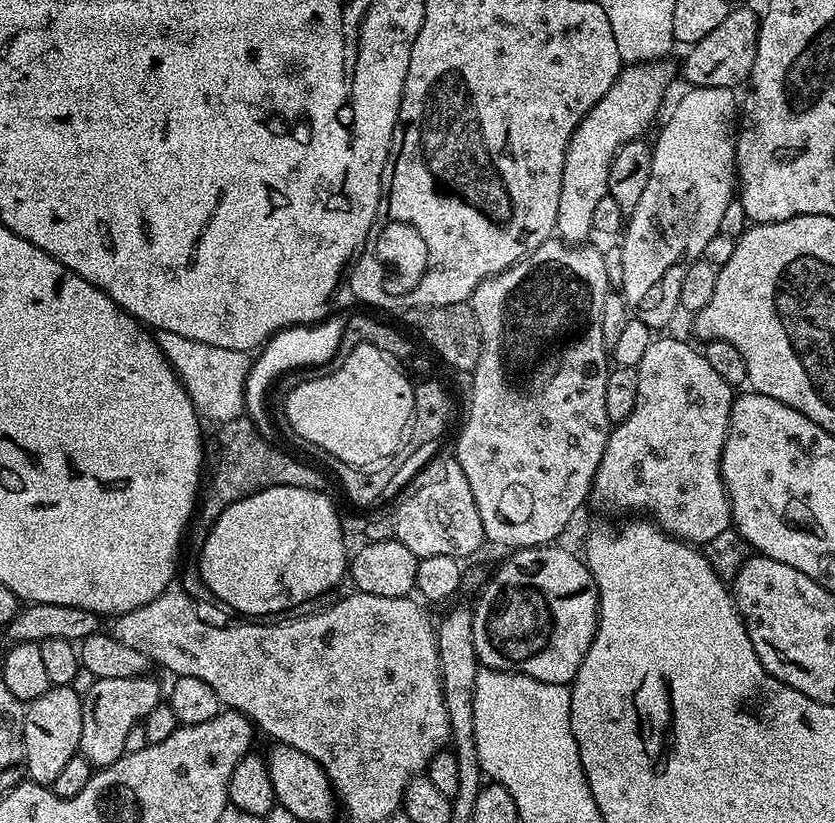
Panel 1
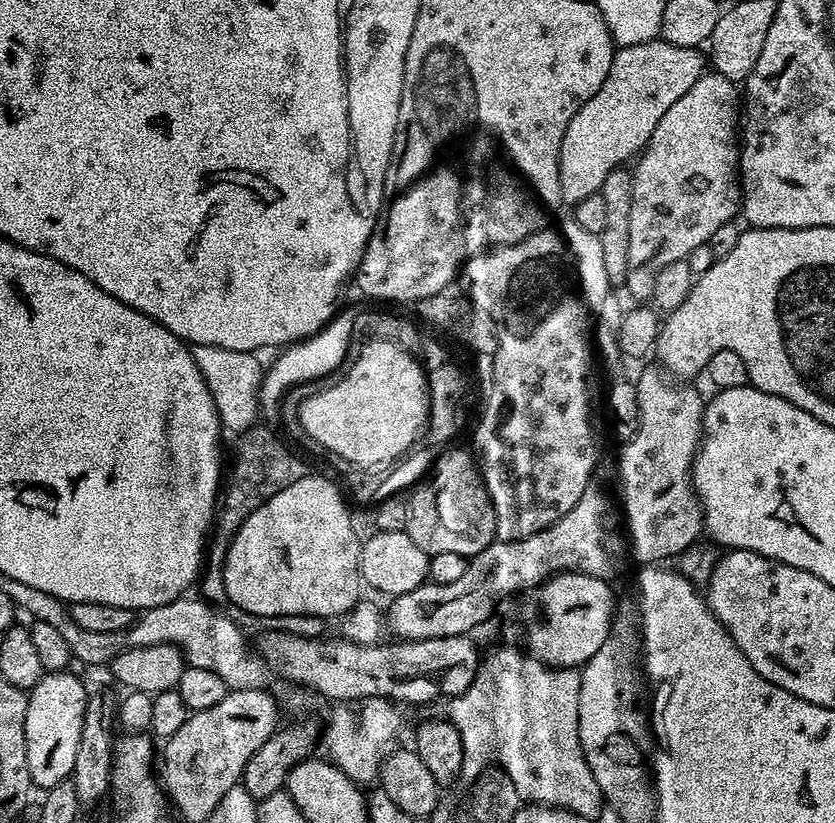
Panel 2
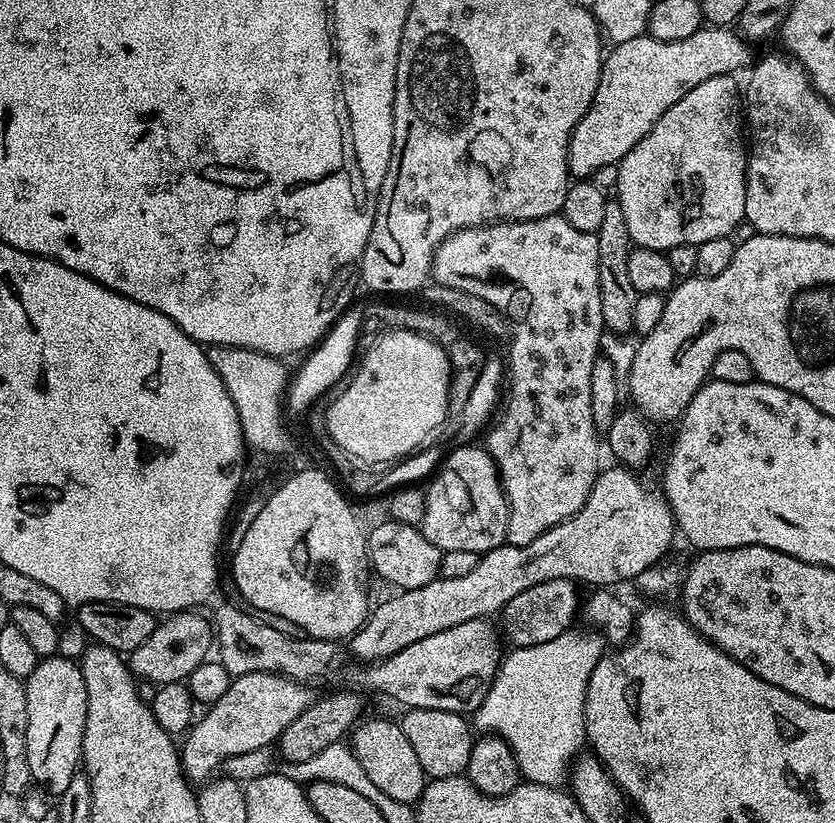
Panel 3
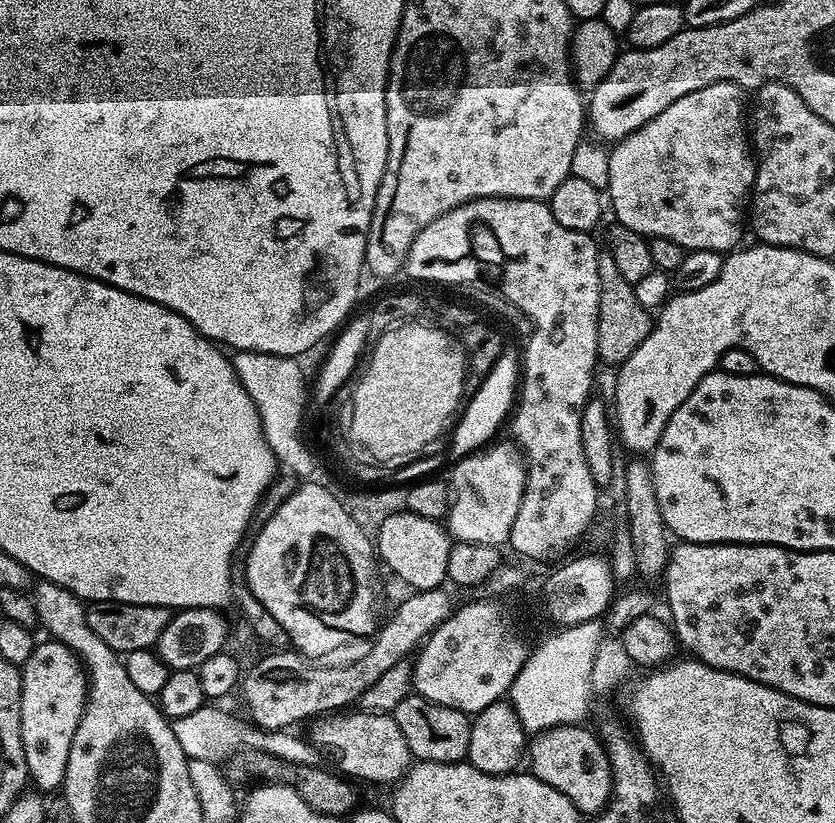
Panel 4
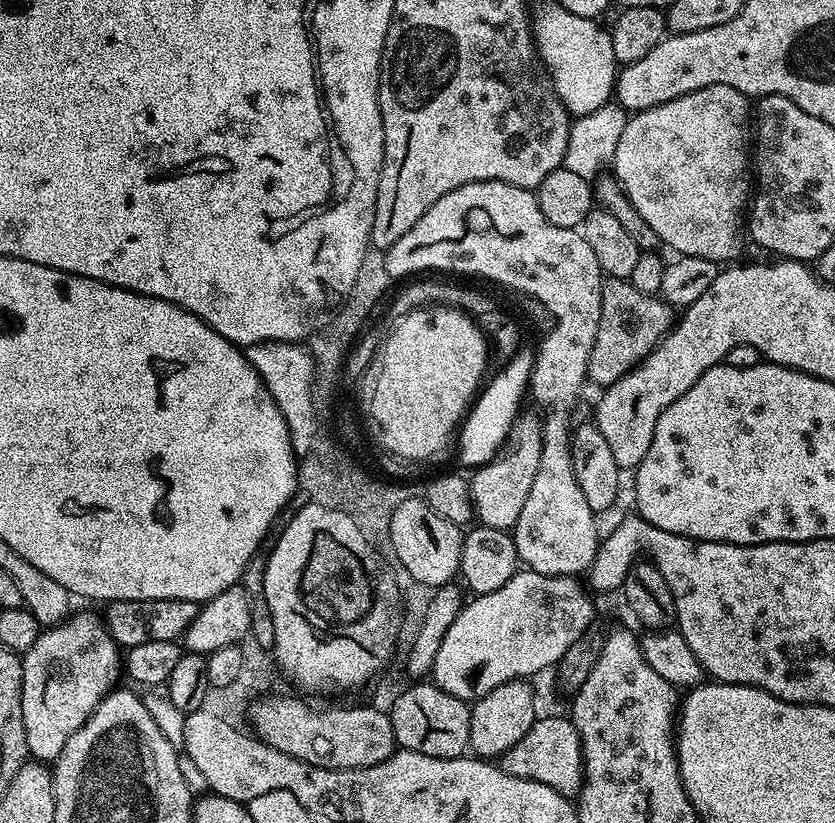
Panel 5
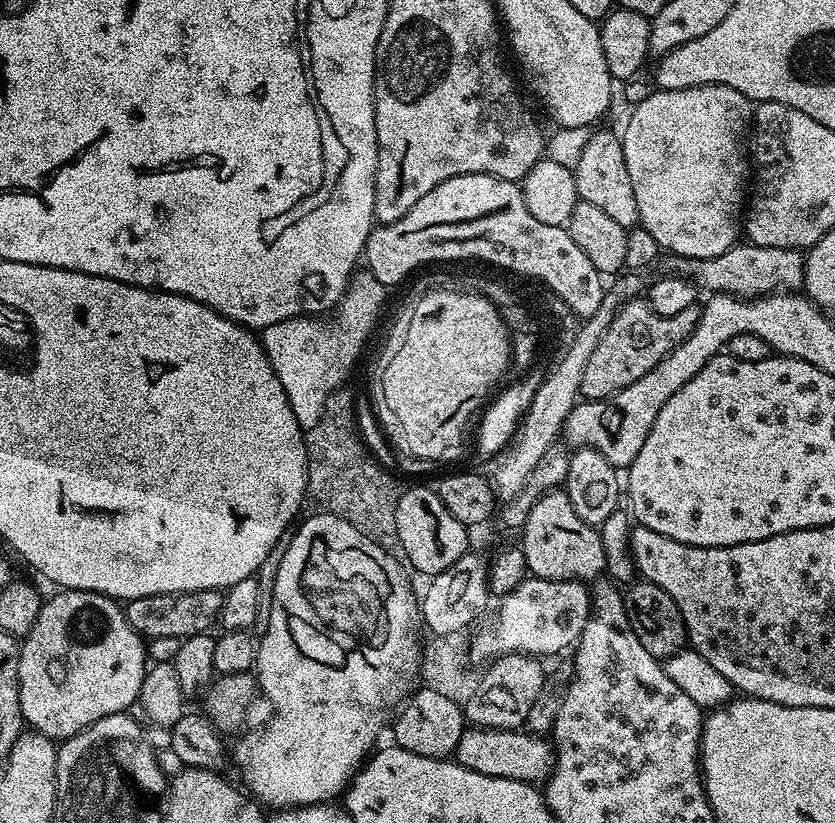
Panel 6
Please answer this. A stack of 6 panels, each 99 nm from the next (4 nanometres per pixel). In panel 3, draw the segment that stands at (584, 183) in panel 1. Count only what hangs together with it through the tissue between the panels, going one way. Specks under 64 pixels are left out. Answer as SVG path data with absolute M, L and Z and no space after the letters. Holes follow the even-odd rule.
M705 26L700 28L690 38L682 38L682 42L662 42L647 34L638 38L630 38L630 42L622 42L615 45L604 57L604 65L600 71L598 90L586 110L586 114L578 122L578 126L572 131L572 137L568 139L568 170L573 177L588 178L600 167L619 164L620 159L694 86L702 86L710 78L727 76L735 73L735 68L747 69L753 63L752 52L748 48L739 31L728 26Z

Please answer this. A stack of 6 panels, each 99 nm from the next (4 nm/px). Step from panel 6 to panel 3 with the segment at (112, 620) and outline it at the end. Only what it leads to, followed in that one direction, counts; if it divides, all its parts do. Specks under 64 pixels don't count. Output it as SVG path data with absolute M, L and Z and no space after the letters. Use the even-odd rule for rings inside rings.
M64 654L45 656L37 659L34 670L24 680L26 694L26 762L28 774L48 792L59 794L70 786L70 778L78 775L84 754L84 727L86 726L86 682L82 678L82 670L75 659L67 660Z

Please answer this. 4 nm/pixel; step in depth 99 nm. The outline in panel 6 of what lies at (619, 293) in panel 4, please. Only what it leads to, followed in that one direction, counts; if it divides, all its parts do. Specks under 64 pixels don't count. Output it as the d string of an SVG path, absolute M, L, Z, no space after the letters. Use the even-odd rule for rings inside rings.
M647 299L627 300L618 310L614 322L610 322L606 334L602 334L594 354L590 354L586 370L582 370L580 396L585 401L605 400L650 374L662 358L671 354L696 329L700 313L701 309L693 306L673 316L660 316L648 305Z

